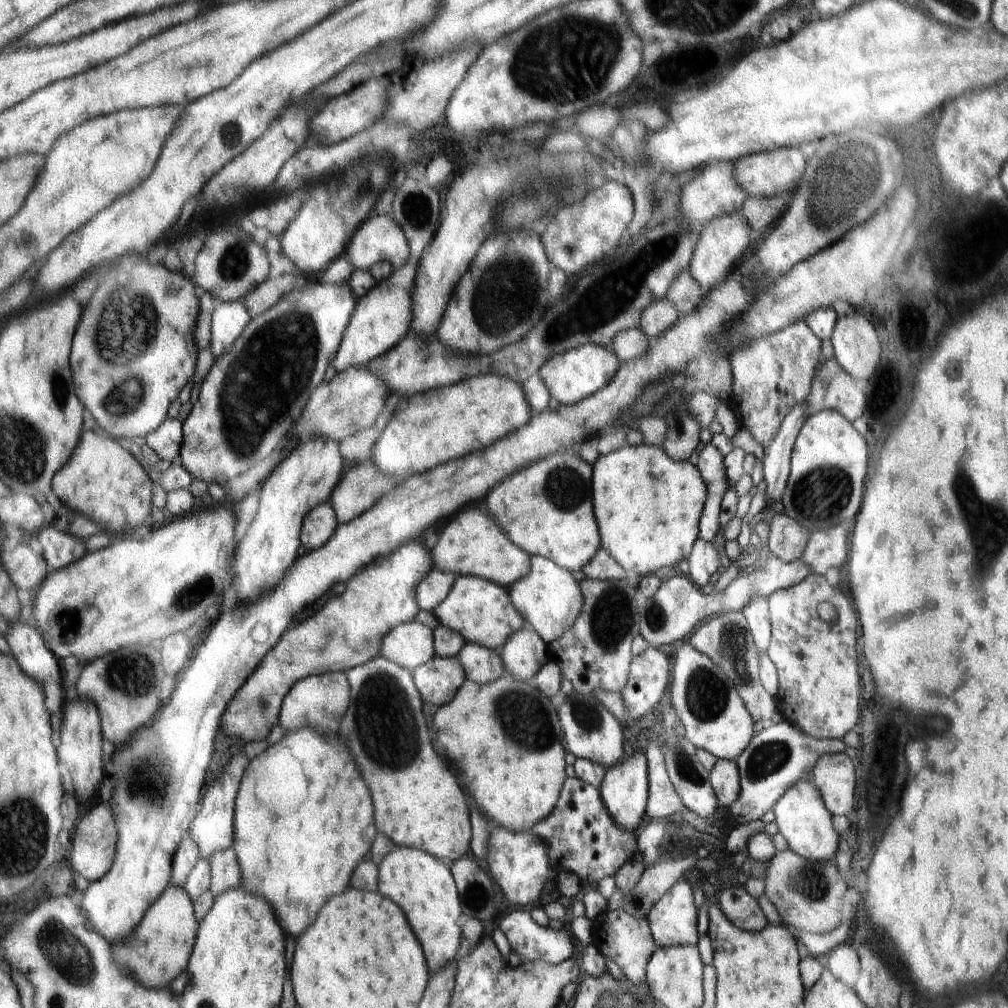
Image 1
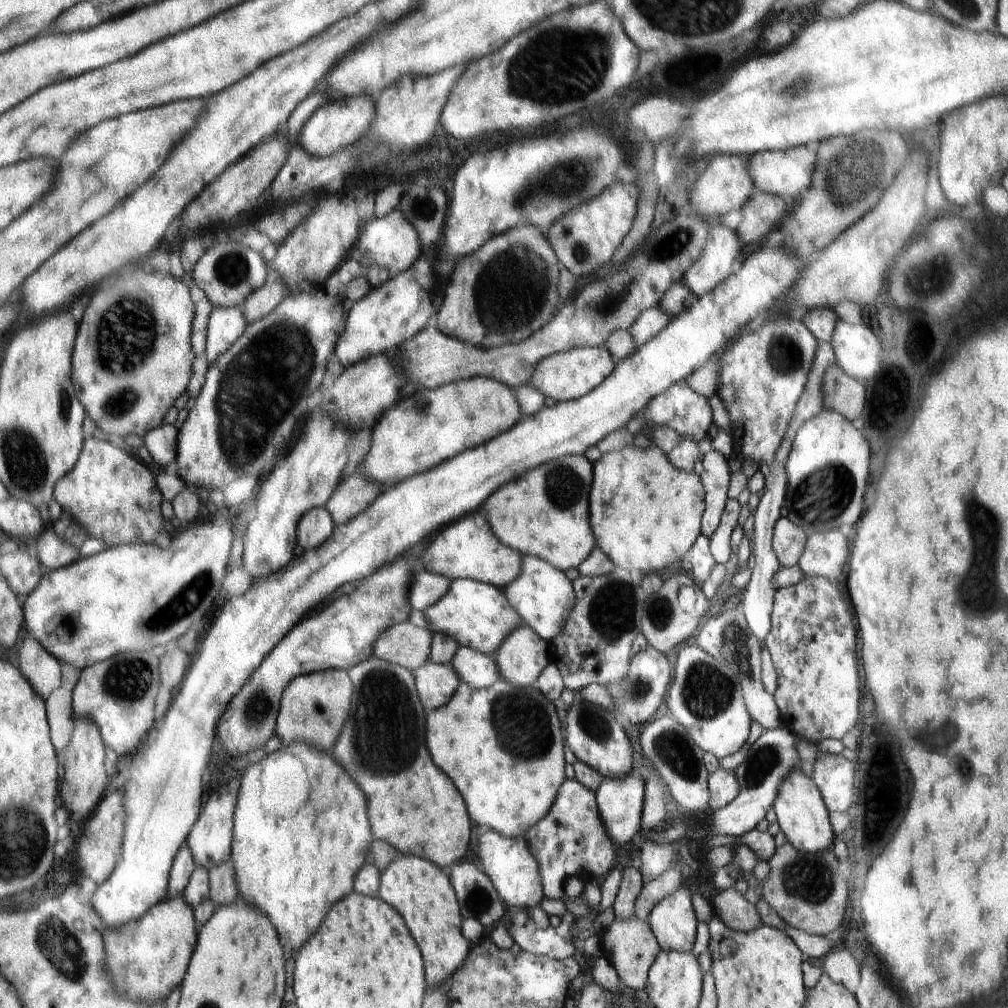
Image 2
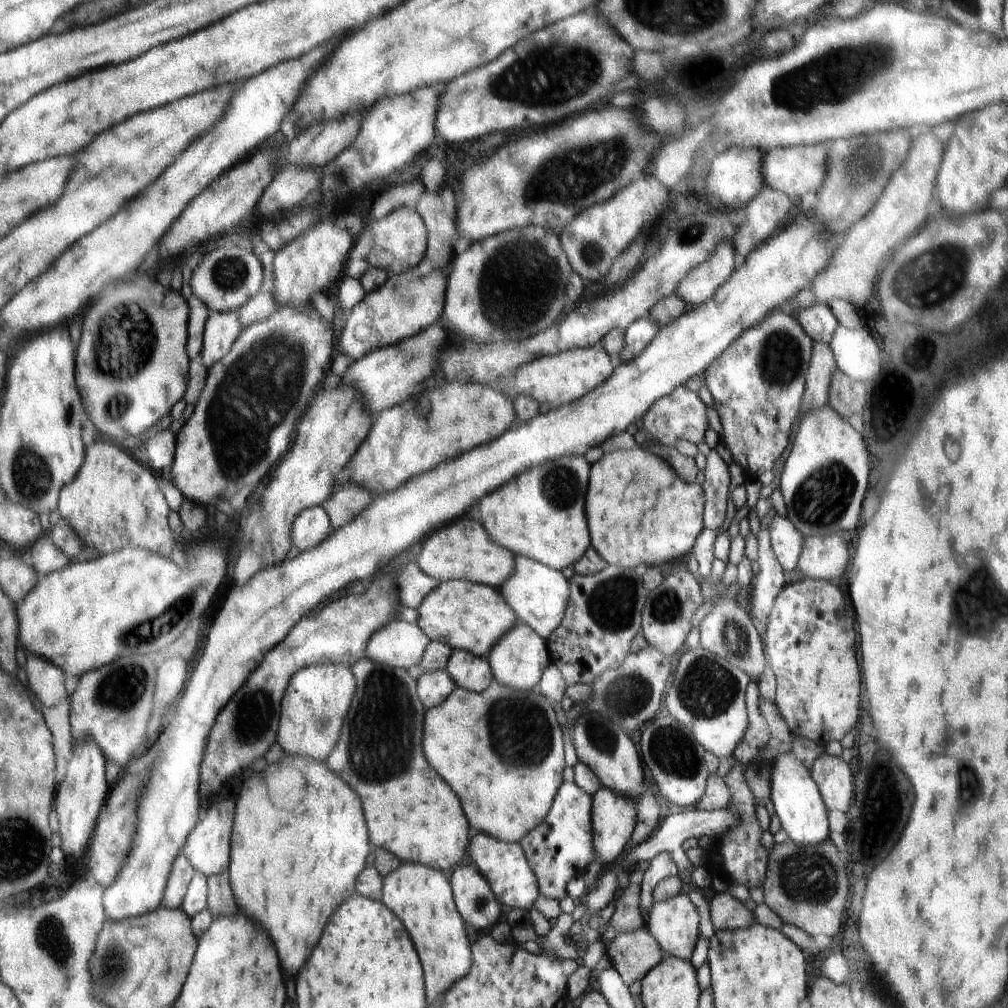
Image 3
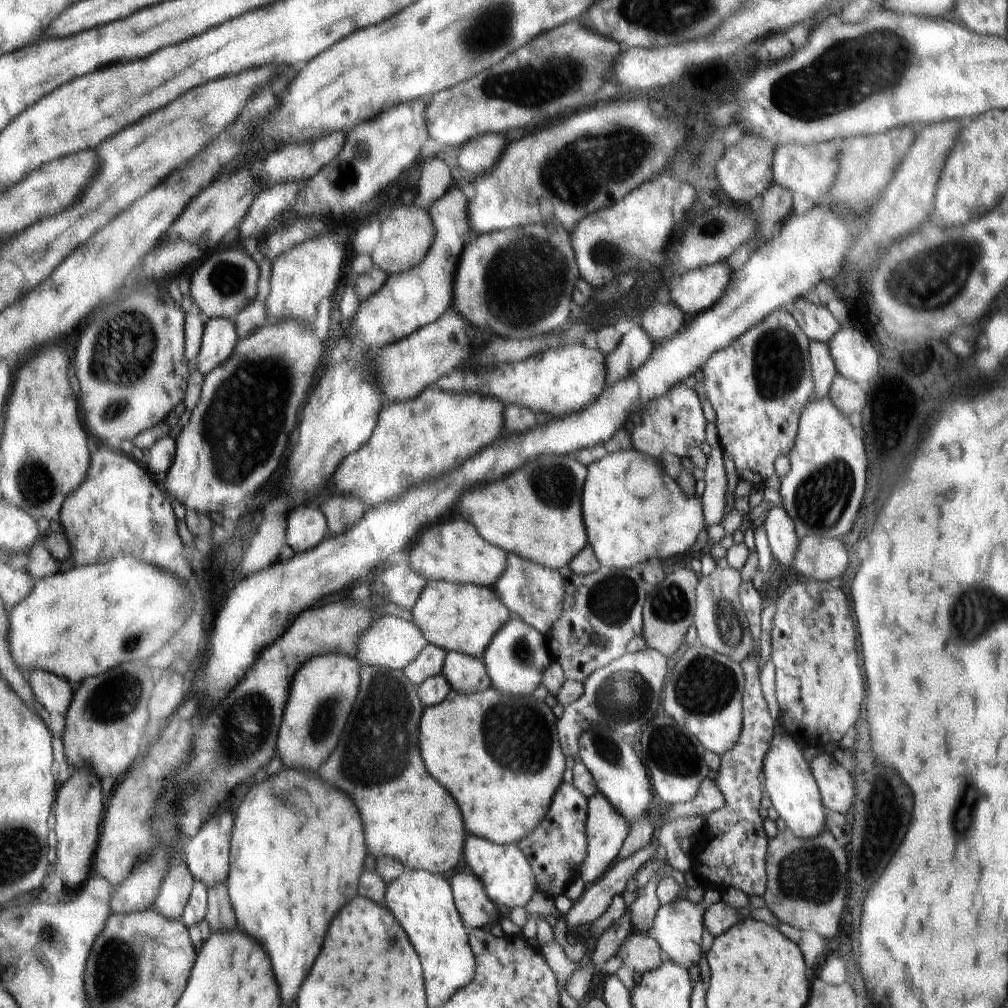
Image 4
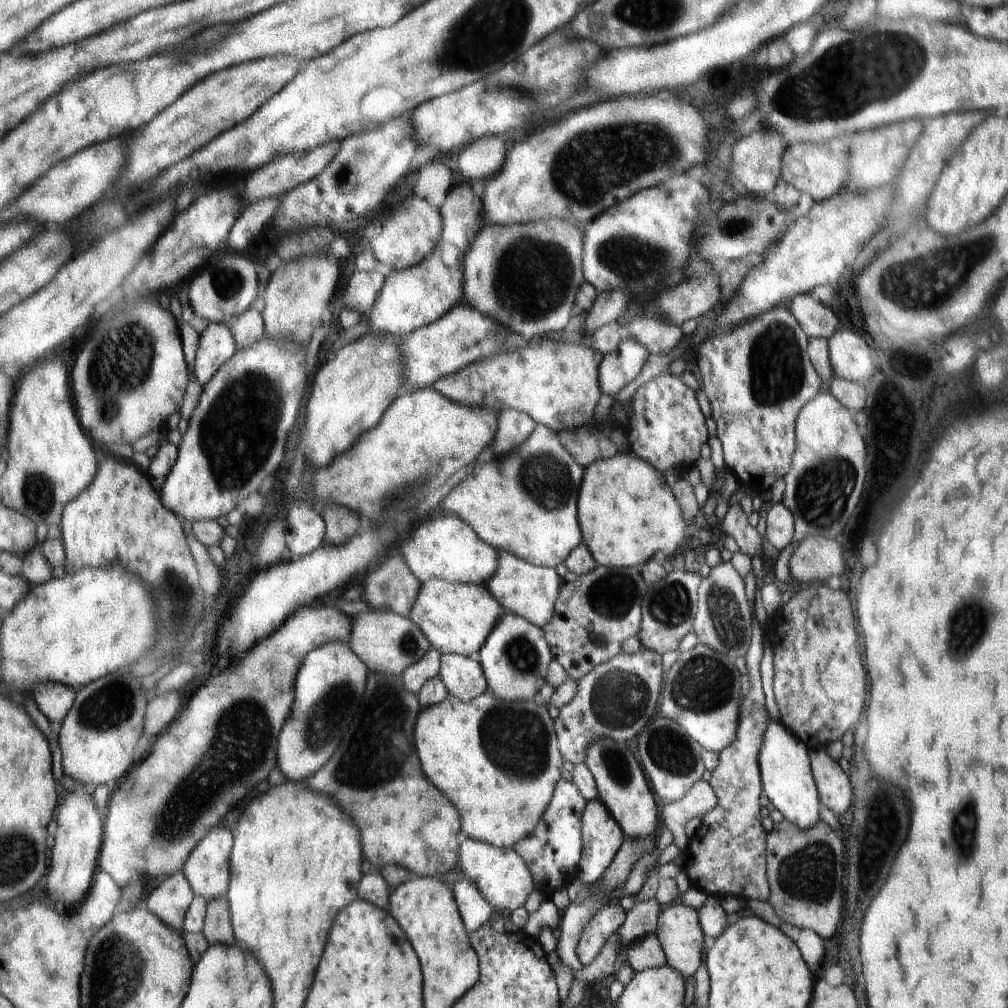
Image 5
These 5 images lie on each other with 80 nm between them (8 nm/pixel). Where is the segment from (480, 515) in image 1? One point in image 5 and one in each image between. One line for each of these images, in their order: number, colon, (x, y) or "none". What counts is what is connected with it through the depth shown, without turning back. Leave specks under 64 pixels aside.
2: (467, 548)
3: (460, 550)
4: (452, 550)
5: (446, 548)

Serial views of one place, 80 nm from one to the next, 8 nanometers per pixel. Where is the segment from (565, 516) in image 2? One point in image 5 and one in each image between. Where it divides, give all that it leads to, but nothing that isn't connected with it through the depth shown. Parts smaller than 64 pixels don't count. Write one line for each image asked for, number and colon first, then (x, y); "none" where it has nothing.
3: (541, 515)
4: (522, 517)
5: (525, 503)

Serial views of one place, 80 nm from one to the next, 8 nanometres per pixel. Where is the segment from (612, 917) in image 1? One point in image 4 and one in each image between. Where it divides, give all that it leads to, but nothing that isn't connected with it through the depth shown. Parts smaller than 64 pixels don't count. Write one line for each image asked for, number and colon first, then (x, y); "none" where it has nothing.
2: (630, 946)
3: (634, 954)
4: (640, 953)

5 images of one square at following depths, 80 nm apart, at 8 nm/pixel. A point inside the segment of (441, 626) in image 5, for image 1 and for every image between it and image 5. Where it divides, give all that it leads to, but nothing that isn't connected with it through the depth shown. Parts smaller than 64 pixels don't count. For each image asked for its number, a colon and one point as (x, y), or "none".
1: (480, 611)
2: (475, 614)
3: (467, 616)
4: (459, 617)

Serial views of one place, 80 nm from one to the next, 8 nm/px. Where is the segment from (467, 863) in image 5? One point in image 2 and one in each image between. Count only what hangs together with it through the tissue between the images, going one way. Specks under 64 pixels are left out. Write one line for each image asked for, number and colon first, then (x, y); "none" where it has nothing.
2: (513, 870)
3: (505, 866)
4: (506, 873)

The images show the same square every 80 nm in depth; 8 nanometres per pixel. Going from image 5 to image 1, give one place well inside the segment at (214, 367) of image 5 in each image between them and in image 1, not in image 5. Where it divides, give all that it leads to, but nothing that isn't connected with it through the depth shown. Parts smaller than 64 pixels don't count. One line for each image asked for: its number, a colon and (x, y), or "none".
1: (229, 320)
2: (225, 325)
3: (222, 329)
4: (220, 338)

